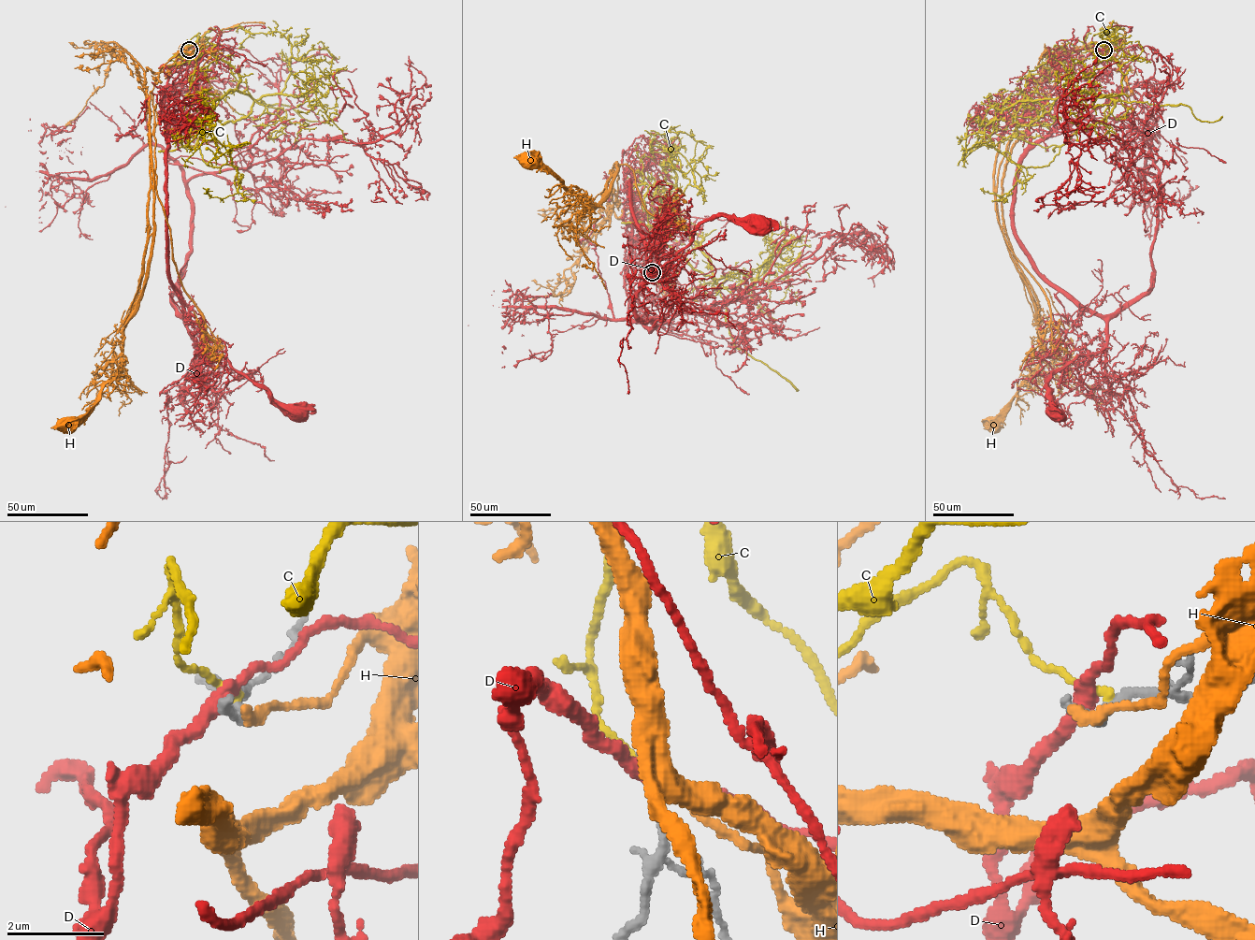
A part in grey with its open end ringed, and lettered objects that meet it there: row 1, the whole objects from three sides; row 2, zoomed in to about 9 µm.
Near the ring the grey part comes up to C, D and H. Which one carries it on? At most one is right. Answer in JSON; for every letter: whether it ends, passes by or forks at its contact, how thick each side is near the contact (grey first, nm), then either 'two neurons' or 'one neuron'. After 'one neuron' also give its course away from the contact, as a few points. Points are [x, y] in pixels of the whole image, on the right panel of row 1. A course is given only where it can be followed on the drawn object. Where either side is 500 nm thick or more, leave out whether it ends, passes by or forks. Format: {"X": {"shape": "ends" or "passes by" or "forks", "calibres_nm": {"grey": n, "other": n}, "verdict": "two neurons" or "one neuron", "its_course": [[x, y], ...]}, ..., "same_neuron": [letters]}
{"C": {"shape": "ends", "calibres_nm": {"grey": 280, "other": 110}, "verdict": "two neurons"}, "D": {"shape": "passes by", "calibres_nm": {"grey": 260, "other": 300}, "verdict": "two neurons"}, "H": {"shape": "ends", "calibres_nm": {"grey": 280, "other": 220}, "verdict": "two neurons"}, "same_neuron": []}

